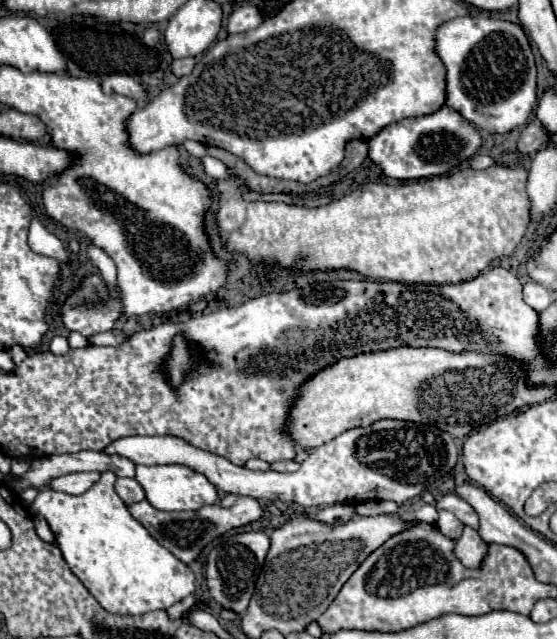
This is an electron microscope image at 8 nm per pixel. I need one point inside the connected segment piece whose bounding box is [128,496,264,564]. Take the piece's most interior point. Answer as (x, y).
(184, 534)

